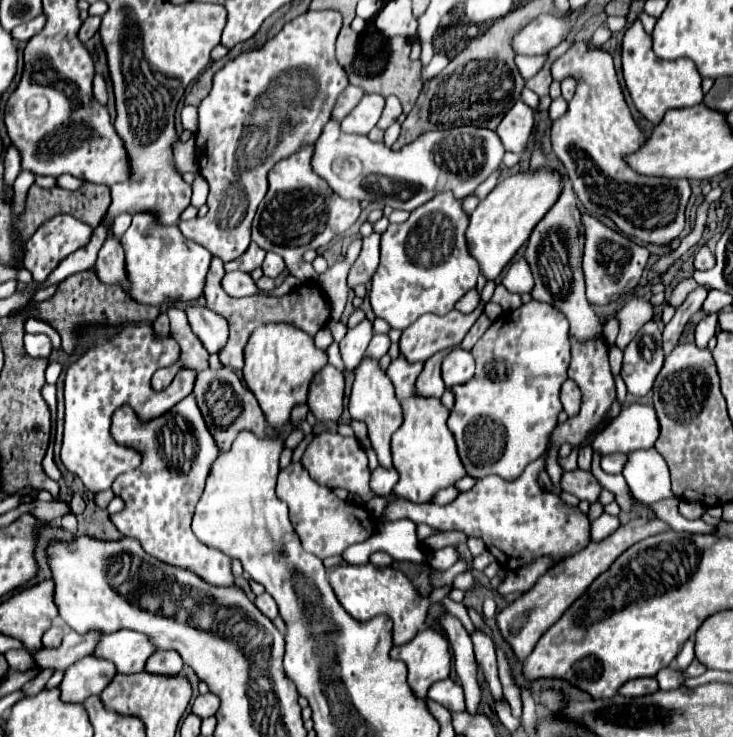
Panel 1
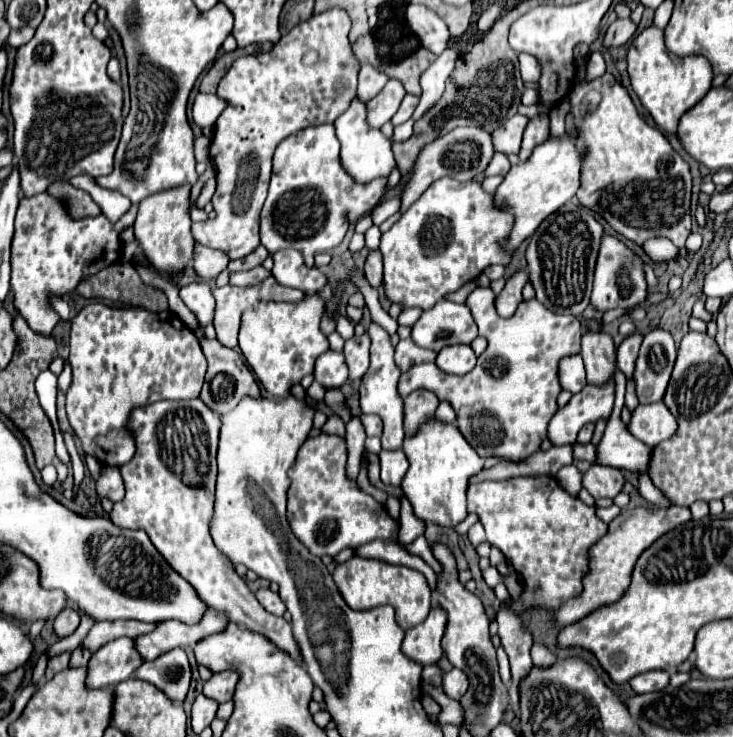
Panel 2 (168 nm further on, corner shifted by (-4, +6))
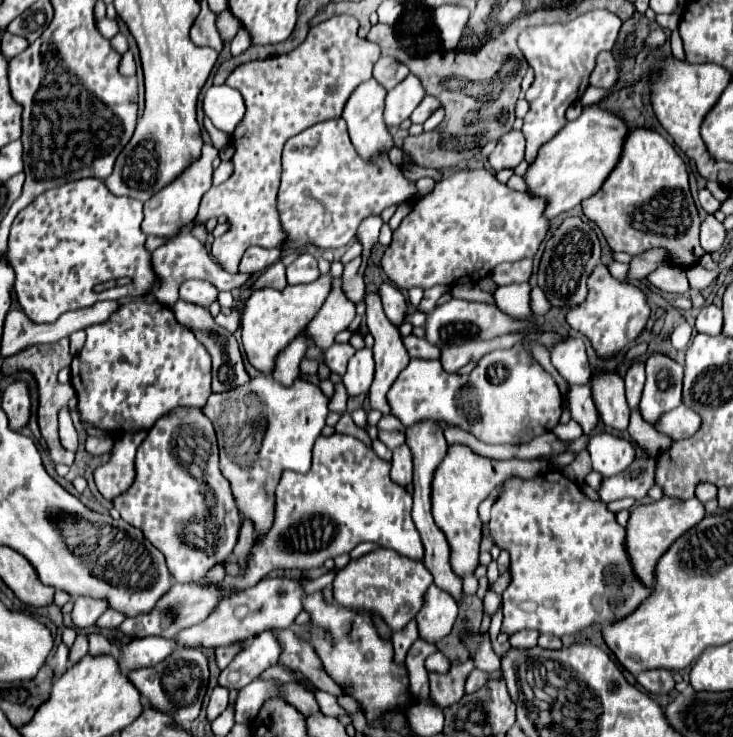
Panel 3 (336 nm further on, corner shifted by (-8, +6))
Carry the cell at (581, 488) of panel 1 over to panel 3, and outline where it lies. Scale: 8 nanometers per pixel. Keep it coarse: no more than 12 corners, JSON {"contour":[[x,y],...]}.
{"contour":[[636,459],[602,481],[600,499],[642,501],[656,485],[656,459]]}

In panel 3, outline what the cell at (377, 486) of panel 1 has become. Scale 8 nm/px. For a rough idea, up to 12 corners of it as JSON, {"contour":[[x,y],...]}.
{"contour":[[394,449],[390,477],[398,485],[412,483],[412,453]]}

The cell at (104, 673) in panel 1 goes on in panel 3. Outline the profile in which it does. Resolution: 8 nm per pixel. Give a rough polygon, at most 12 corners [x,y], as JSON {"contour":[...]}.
{"contour":[[140,637],[122,645],[122,673],[154,667],[172,655],[174,639]]}

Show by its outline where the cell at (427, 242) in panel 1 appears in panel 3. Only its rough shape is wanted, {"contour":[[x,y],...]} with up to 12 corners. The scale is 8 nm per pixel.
{"contour":[[460,169],[382,257],[400,289],[484,279],[536,255],[544,197]]}

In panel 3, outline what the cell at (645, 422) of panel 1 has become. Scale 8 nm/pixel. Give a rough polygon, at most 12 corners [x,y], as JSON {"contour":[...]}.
{"contour":[[690,407],[664,413],[656,429],[674,439],[692,437],[702,417]]}

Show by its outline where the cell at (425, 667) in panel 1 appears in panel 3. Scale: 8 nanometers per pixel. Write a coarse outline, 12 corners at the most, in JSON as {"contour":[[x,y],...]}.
{"contour":[[432,583],[416,615],[420,637],[438,643],[450,633],[456,599]]}

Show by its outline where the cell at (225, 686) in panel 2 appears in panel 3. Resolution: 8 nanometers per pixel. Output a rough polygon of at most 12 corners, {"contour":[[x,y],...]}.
{"contour":[[260,633],[222,671],[218,683],[242,689],[276,665],[282,645]]}

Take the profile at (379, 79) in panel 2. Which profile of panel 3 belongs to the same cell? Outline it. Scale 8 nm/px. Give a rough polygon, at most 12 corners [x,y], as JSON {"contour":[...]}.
{"contour":[[380,57],[374,79],[396,87],[410,69],[394,57]]}

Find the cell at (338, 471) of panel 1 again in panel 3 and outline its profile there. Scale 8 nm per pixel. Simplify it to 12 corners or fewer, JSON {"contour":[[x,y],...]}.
{"contour":[[562,471],[508,481],[502,631],[576,635],[652,593]]}

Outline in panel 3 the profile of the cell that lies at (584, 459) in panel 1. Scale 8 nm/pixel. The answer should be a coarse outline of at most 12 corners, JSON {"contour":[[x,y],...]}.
{"contour":[[568,385],[562,409],[588,435],[598,423],[590,385]]}

